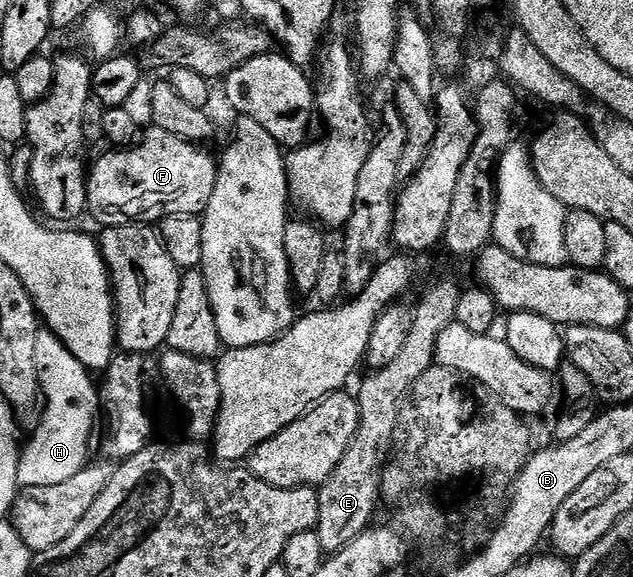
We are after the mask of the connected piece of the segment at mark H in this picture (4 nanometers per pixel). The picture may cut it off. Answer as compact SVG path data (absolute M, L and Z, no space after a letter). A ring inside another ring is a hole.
M47 327L38 328L35 335L35 367L37 368L37 374L39 375L39 383L41 384L41 396L40 400L45 401L45 410L41 413L41 422L37 425L37 430L33 433L33 438L29 441L29 446L24 446L21 453L21 470L17 476L17 483L21 489L27 487L48 487L55 483L63 483L66 479L72 479L75 475L79 475L79 471L83 471L85 466L90 464L91 456L89 457L89 440L93 437L93 424L99 421L99 410L101 409L101 398L99 396L99 385L95 380L93 382L94 374L90 370L86 369L83 363L79 363L79 359L75 359L75 355L71 355L71 351L67 351L67 347L61 342L57 336L50 331Z

